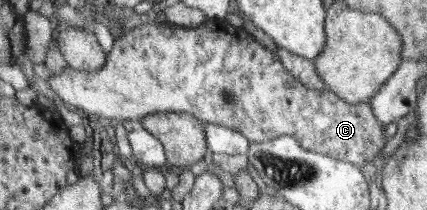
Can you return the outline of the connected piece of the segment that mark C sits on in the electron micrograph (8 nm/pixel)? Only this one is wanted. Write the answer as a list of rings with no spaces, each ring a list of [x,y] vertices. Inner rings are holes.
[[[210,17],[201,26],[198,26],[198,28],[184,28],[171,23],[149,23],[145,21],[139,28],[134,28],[134,30],[130,30],[126,34],[116,38],[114,46],[108,54],[107,63],[104,64],[102,70],[98,72],[82,72],[71,67],[66,67],[58,75],[50,74],[48,83],[66,104],[72,104],[72,106],[83,110],[84,116],[90,121],[93,121],[96,117],[104,116],[114,121],[129,120],[138,124],[145,116],[154,112],[190,113],[192,116],[200,117],[200,120],[203,120],[205,123],[217,124],[218,126],[237,130],[237,132],[246,136],[250,143],[262,143],[283,135],[292,136],[308,151],[322,153],[340,160],[350,160],[358,166],[363,166],[372,161],[377,154],[381,154],[382,147],[384,147],[384,143],[386,142],[384,139],[385,126],[375,116],[369,101],[352,104],[342,100],[328,87],[325,87],[323,91],[315,91],[314,89],[304,87],[299,81],[295,80],[295,77],[291,73],[288,73],[284,69],[283,62],[280,60],[278,54],[274,54],[272,50],[268,50],[262,44],[259,44],[242,27],[235,28],[224,19]]]

